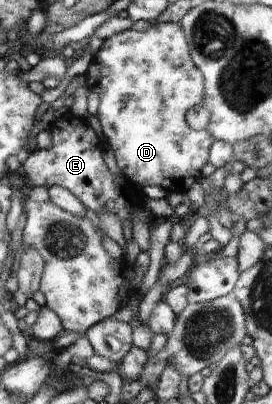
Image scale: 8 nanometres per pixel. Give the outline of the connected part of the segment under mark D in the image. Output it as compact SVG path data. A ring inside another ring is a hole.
M156 21L156 25L146 31L130 28L106 39L100 50L93 55L92 63L84 77L85 88L96 93L100 99L96 116L102 125L106 144L114 151L116 163L124 177L141 186L156 185L169 193L186 194L200 179L200 171L208 161L208 149L214 145L215 136L207 128L194 130L186 122L188 109L203 105L206 85L203 73L190 57L180 22Z

